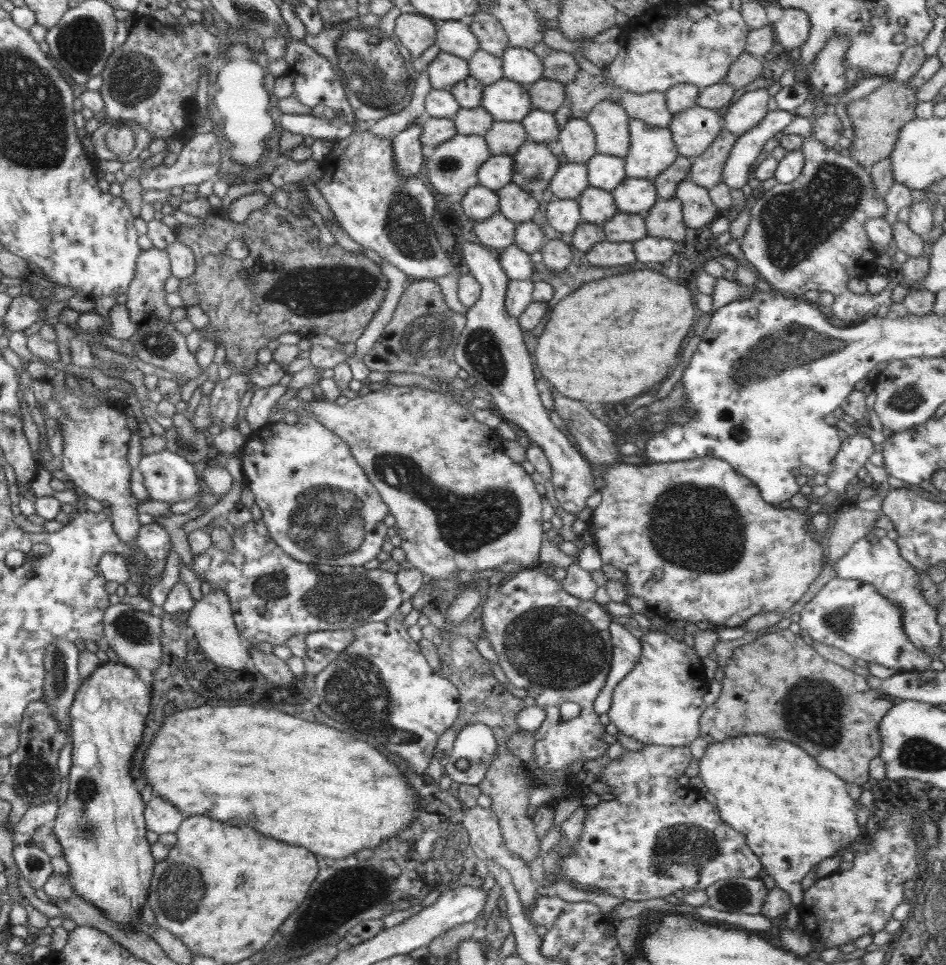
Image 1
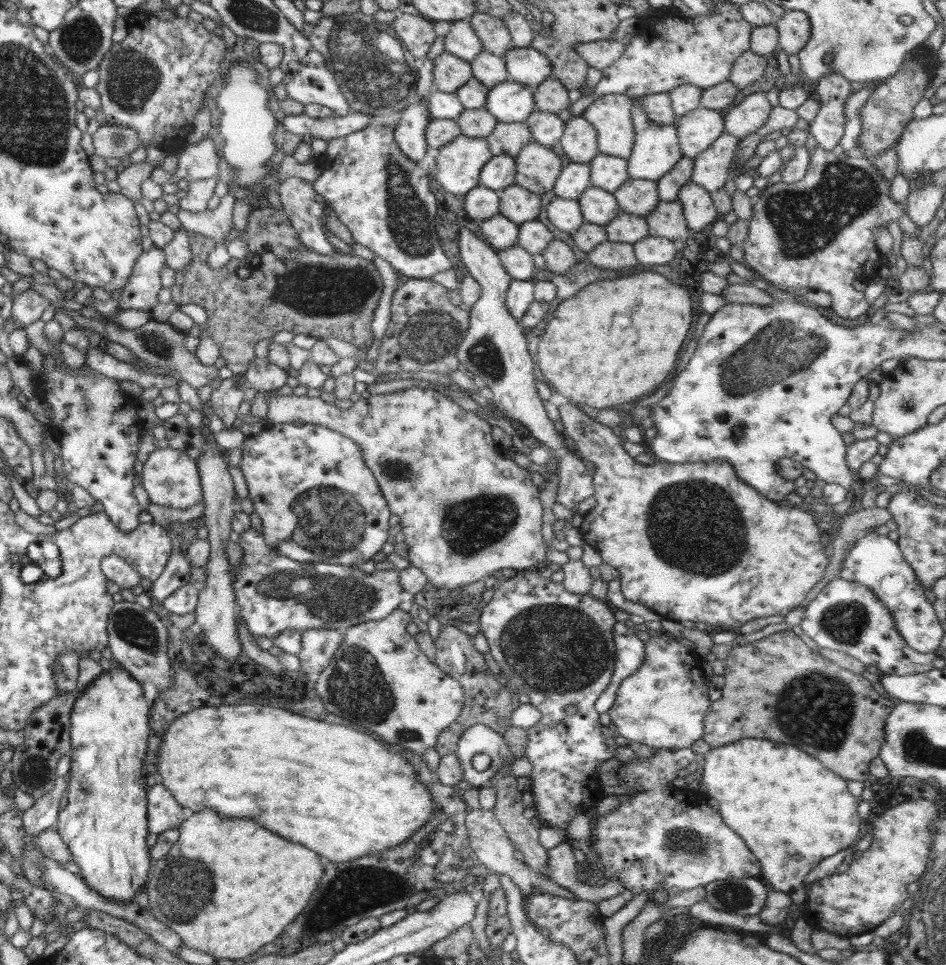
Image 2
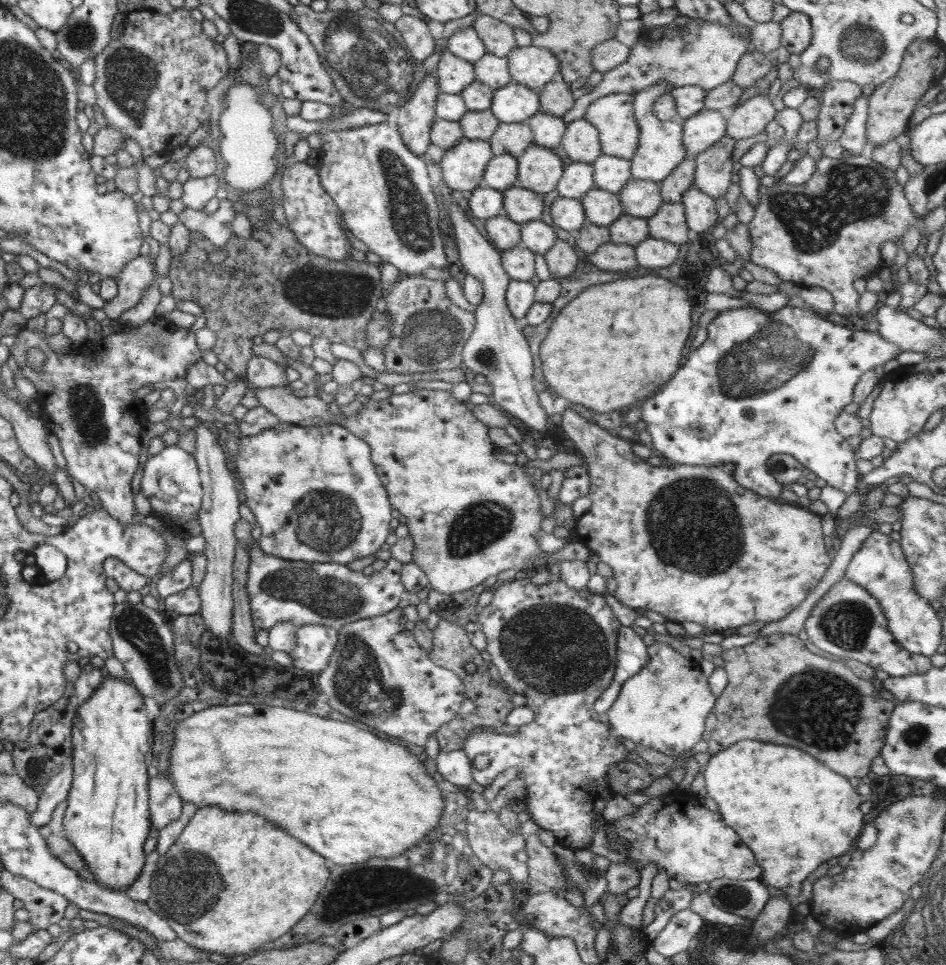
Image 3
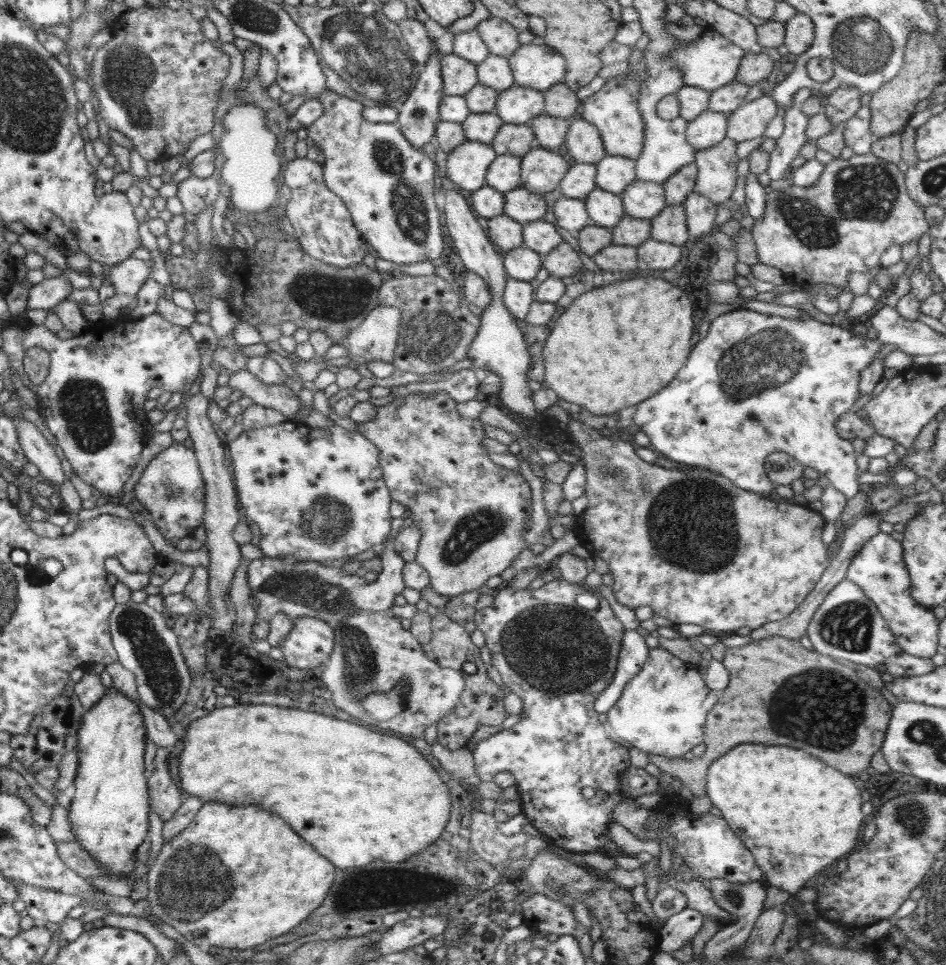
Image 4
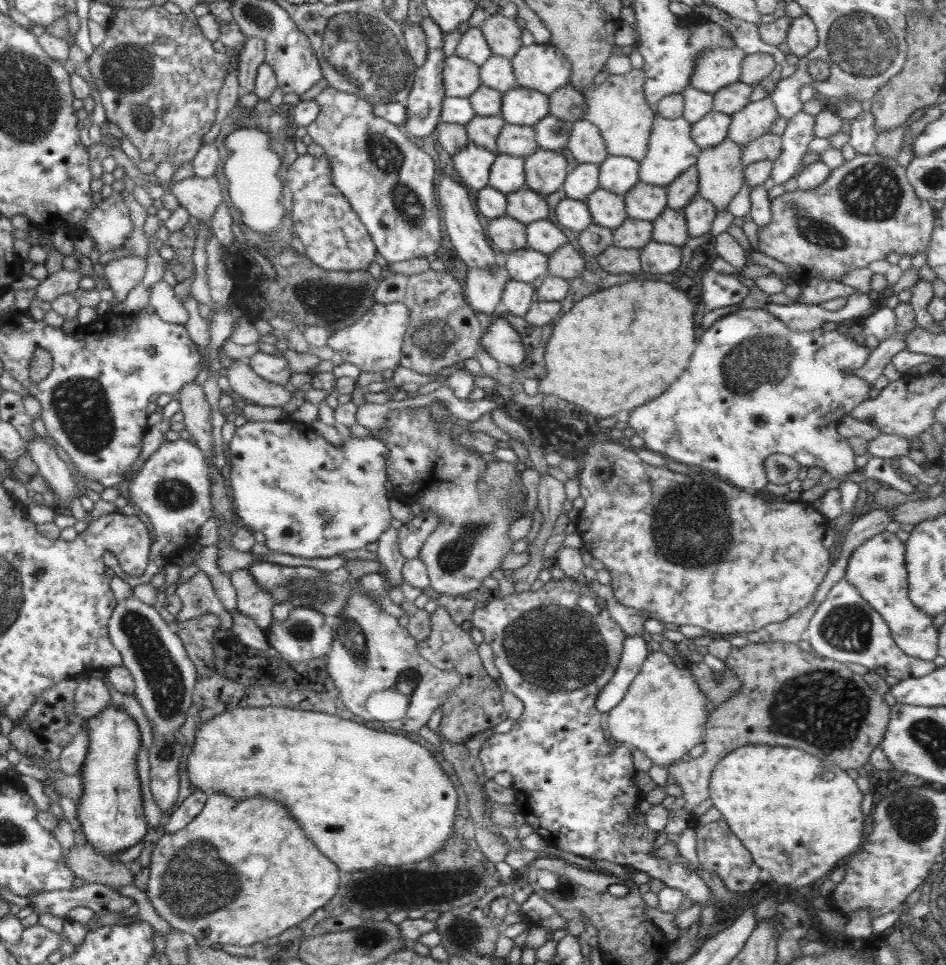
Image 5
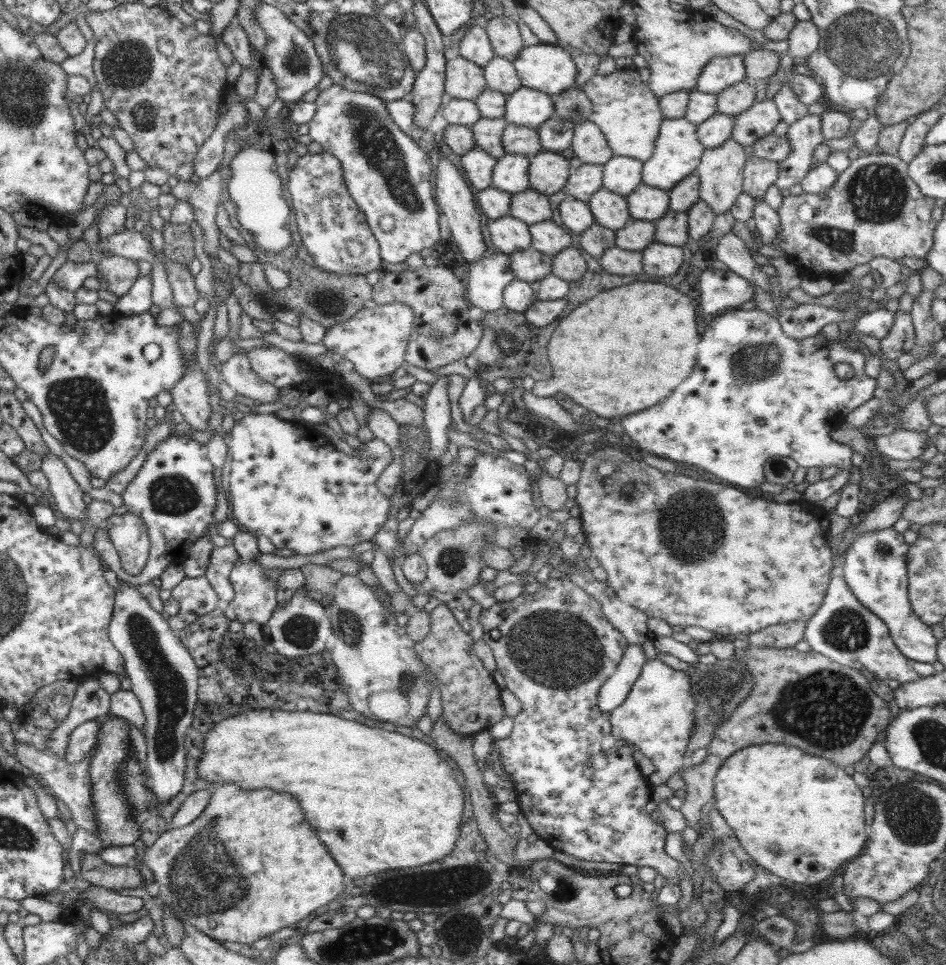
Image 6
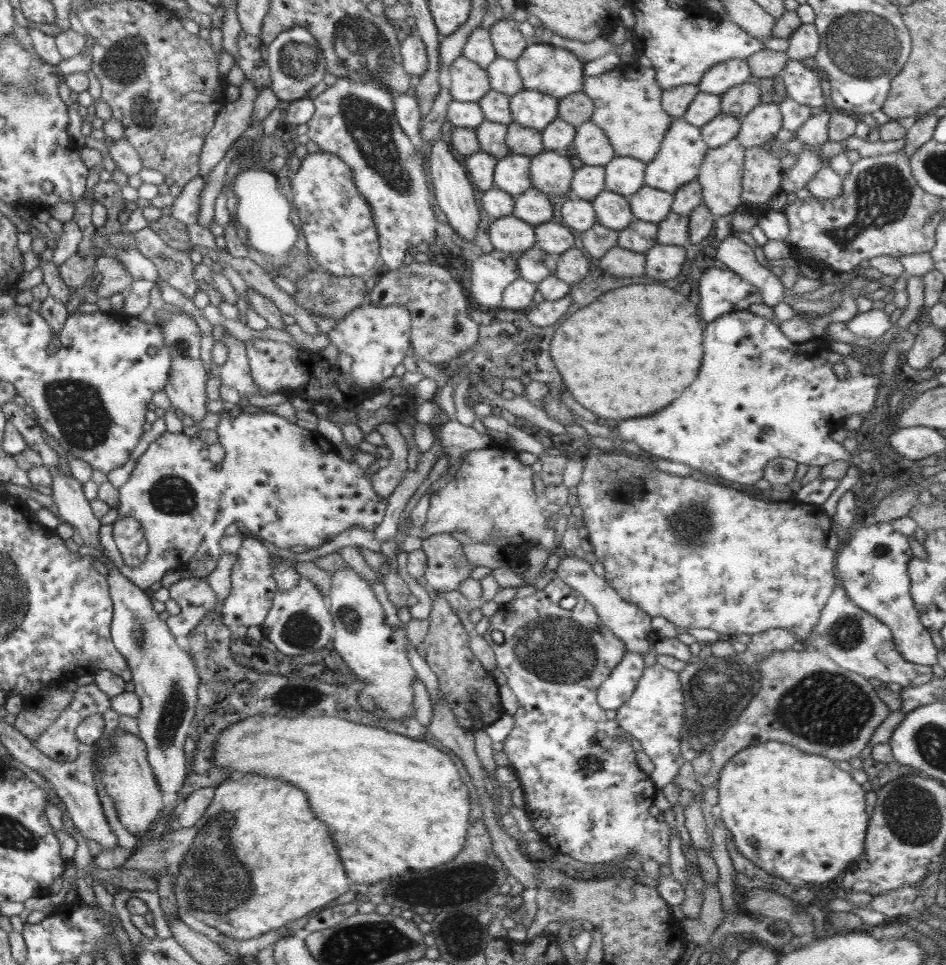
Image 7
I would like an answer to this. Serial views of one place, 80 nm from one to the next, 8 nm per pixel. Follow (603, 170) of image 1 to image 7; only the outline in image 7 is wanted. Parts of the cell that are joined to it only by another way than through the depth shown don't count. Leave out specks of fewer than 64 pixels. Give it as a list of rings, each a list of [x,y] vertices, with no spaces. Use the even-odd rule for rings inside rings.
[[[615,156],[605,168],[606,189],[627,197],[645,186],[644,175],[647,163],[629,156]]]

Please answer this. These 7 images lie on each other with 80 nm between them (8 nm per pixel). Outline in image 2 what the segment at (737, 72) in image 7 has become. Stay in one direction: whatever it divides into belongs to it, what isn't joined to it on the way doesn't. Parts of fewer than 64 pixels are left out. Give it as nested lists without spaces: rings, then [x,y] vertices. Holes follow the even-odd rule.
[[[730,1],[715,4],[715,11],[709,15],[686,16],[672,7],[664,9],[652,9],[655,16],[661,19],[639,18],[636,23],[636,36],[625,44],[622,56],[607,66],[602,71],[601,80],[593,87],[593,92],[582,95],[570,111],[570,118],[582,117],[584,111],[602,95],[615,94],[626,95],[632,98],[644,97],[656,93],[667,93],[670,89],[681,84],[693,84],[705,88],[728,81],[735,60],[743,52],[750,51],[751,30],[753,26],[740,14],[739,5]]]

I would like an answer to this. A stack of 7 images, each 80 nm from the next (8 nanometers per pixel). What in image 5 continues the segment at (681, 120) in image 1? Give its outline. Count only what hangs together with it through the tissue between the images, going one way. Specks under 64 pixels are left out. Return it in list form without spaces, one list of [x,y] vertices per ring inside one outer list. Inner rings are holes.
[[[712,110],[698,122],[691,123],[692,140],[701,149],[716,146],[728,136],[730,123],[730,115]]]

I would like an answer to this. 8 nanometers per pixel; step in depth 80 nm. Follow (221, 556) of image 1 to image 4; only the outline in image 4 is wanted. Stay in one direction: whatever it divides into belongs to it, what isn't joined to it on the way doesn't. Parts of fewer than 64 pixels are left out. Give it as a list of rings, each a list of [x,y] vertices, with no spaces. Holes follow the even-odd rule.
[[[387,538],[384,543],[386,547],[381,553],[383,567],[372,583],[367,583],[360,574],[346,573],[342,567],[329,567],[312,560],[288,562],[265,556],[249,561],[248,581],[251,594],[257,600],[256,617],[270,622],[278,612],[284,612],[292,621],[309,616],[334,627],[354,612],[387,611],[394,604],[394,598],[407,587],[403,581],[406,562],[396,554],[395,541]]]

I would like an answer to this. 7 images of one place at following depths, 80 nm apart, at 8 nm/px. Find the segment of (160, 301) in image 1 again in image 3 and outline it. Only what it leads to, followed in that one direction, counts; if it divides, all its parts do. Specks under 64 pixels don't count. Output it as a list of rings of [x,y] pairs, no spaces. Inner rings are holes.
[[[152,256],[134,258],[124,266],[116,280],[118,295],[108,300],[102,309],[110,320],[117,318],[129,308],[134,308],[142,298],[143,292],[154,282]]]

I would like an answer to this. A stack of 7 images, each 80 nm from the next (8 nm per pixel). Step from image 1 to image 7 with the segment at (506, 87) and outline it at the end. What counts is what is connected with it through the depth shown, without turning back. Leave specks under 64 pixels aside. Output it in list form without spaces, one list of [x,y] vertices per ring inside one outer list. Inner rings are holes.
[[[526,88],[510,97],[509,109],[514,122],[541,131],[557,117],[558,101],[549,94]]]

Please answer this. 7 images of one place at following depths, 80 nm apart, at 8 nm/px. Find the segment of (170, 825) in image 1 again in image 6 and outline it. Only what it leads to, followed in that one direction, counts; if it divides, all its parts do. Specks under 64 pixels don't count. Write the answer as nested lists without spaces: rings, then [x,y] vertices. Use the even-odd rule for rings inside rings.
[[[120,580],[120,587],[115,591],[114,610],[107,629],[110,642],[124,659],[126,673],[131,682],[131,692],[138,698],[144,714],[144,738],[148,746],[146,764],[151,791],[158,803],[168,803],[183,787],[187,754],[185,737],[194,720],[196,690],[199,688],[198,668],[176,632],[170,628],[169,622],[162,618],[162,613],[150,607],[146,598],[138,591],[138,587],[123,580]]]

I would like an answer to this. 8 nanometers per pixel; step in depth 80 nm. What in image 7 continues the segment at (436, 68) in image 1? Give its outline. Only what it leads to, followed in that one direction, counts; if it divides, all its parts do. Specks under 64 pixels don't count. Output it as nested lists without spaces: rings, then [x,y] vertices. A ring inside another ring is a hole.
[[[458,56],[449,68],[451,72],[450,94],[460,102],[478,102],[490,89],[486,69]]]

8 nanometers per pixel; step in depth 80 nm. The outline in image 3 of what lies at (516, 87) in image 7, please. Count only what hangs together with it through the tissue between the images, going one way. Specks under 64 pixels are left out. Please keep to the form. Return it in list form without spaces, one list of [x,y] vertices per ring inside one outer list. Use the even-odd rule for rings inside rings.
[[[487,52],[477,63],[473,63],[473,67],[475,80],[494,90],[514,82],[508,70],[507,57],[502,58]]]

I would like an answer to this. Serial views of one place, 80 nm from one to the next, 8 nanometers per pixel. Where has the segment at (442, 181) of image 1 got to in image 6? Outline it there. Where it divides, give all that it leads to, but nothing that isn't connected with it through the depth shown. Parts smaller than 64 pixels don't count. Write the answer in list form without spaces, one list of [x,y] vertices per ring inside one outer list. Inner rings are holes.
[[[478,147],[470,149],[461,156],[462,168],[466,174],[466,180],[478,191],[492,186],[492,171],[497,158],[490,156],[485,150]]]

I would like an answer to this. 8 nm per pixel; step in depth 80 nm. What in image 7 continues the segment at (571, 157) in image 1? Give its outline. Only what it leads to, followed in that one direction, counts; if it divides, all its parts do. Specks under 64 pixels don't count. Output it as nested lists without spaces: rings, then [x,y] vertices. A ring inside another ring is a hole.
[[[591,120],[575,127],[573,145],[585,165],[603,167],[616,156],[606,133]]]

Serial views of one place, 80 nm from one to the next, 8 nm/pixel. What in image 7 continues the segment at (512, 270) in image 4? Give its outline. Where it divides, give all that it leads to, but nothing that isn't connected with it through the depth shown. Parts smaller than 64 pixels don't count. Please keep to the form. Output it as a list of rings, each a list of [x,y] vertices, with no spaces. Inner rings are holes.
[[[537,247],[530,248],[517,255],[519,276],[528,282],[538,284],[547,276],[555,274],[558,255],[546,253]]]

